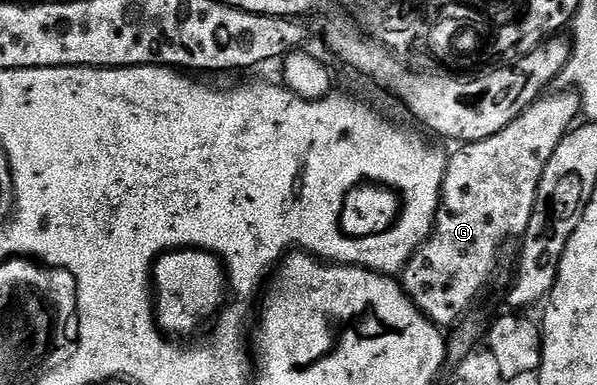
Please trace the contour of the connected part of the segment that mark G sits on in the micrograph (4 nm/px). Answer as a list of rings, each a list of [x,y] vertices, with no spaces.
[[[551,93],[536,98],[532,106],[521,112],[513,124],[501,128],[501,132],[485,140],[460,145],[456,149],[459,151],[447,158],[447,171],[443,177],[443,192],[439,195],[435,225],[431,227],[429,237],[415,249],[415,255],[401,271],[401,285],[411,303],[440,328],[454,327],[468,317],[467,309],[490,284],[499,266],[499,249],[510,238],[518,239],[527,230],[545,164],[549,164],[557,144],[576,125],[581,114],[578,93]]]

